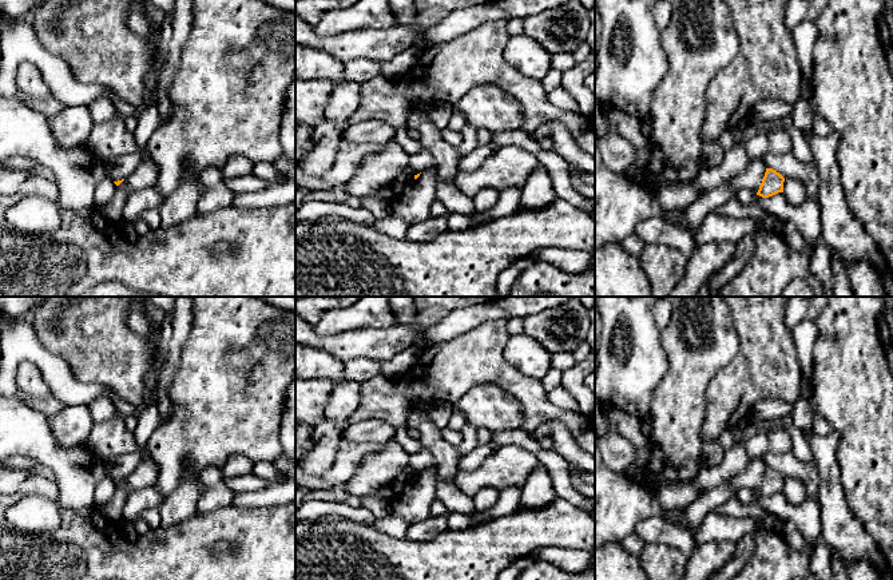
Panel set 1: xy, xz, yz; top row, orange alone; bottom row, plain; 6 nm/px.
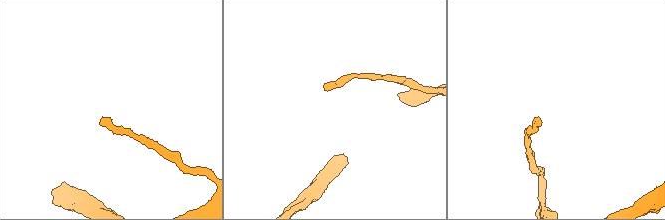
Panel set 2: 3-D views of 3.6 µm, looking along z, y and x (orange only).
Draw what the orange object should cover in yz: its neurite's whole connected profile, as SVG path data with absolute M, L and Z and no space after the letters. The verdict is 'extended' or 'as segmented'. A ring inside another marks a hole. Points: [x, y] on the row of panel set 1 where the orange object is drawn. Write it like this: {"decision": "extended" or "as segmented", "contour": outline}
{"decision": "as segmented", "contour": "M766 168L765 176L759 186L757 195L762 198L773 196L778 192L783 192L785 178L773 168Z"}

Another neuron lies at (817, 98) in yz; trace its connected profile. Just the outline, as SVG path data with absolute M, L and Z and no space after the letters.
M830 0L826 8L815 19L815 27L818 31L817 40L814 43L814 63L813 63L813 79L810 103L814 115L825 119L833 131L840 134L837 144L837 159L841 170L841 184L844 188L844 196L846 206L856 221L862 226L876 247L881 253L885 267L893 274L893 75L886 61L886 53L881 44L878 35L878 16L882 13L882 0Z

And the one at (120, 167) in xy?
M135 152L120 155L104 162L106 178L111 179L112 182L118 182L132 176L142 159L142 155Z

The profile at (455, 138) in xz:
M446 127L446 128L441 130L441 138L446 143L459 147L461 144L461 142L463 142L464 136L463 136L463 132L453 131L453 130L451 130L451 128Z

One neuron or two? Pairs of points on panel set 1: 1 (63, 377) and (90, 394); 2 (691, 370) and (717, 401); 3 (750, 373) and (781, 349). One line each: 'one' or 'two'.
1: one
2: two
3: one

